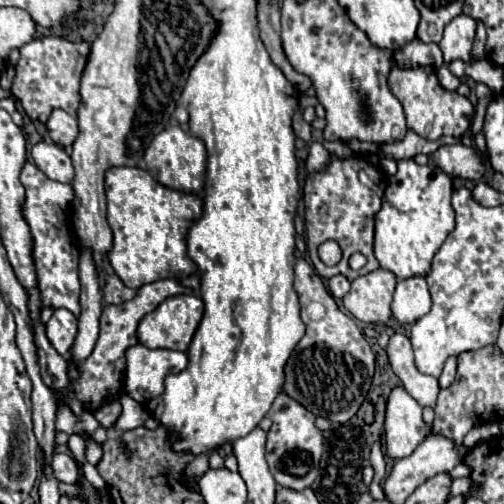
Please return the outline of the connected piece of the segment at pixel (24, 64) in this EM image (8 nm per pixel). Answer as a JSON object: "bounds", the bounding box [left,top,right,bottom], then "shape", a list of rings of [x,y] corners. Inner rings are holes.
{"bounds":[11,36,87,124],"shape":[[[43,36],[21,46],[21,58],[15,64],[11,92],[17,100],[21,100],[21,106],[31,120],[39,120],[41,124],[45,124],[55,108],[61,108],[71,116],[77,114],[81,102],[79,84],[87,64],[87,54],[87,42],[71,42],[59,36]]]}

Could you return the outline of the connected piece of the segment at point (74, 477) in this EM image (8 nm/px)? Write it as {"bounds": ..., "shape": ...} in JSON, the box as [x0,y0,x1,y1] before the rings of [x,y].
{"bounds":[53,454,79,484],"shape":[[[55,454],[53,456],[53,472],[57,476],[59,482],[65,482],[65,484],[75,484],[79,480],[79,466],[77,462],[67,456],[67,454]]]}

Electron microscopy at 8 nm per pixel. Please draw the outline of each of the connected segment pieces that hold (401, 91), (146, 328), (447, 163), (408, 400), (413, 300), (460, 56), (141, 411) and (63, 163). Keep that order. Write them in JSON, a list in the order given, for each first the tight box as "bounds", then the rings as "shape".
[{"bounds":[389,66,473,140],"shape":[[[431,66],[415,68],[415,70],[393,68],[389,72],[389,90],[401,102],[407,116],[407,126],[423,138],[435,136],[431,140],[437,140],[441,138],[441,134],[455,134],[455,130],[467,130],[471,126],[473,104],[465,96],[441,88],[435,68]]]},{"bounds":[137,294,203,352],"shape":[[[183,294],[175,298],[167,298],[155,312],[149,312],[137,328],[137,338],[147,348],[167,348],[167,350],[181,350],[185,352],[191,344],[191,338],[203,318],[203,300],[195,294]]]},{"bounds":[431,144,485,180],"shape":[[[463,144],[441,146],[437,152],[431,154],[431,158],[449,176],[481,180],[485,174],[485,164],[481,154],[475,148],[467,148]]]},{"bounds":[385,388,427,460],"shape":[[[393,388],[385,416],[385,446],[391,460],[411,456],[415,446],[427,436],[421,420],[421,406],[403,390]]]},{"bounds":[391,276,431,324],"shape":[[[415,276],[411,280],[399,280],[391,304],[393,318],[399,324],[415,324],[431,310],[431,296],[425,278]]]},{"bounds":[439,14,477,64],"shape":[[[459,14],[455,20],[451,20],[451,24],[447,24],[445,36],[439,42],[439,48],[441,48],[447,64],[453,60],[469,62],[469,58],[471,58],[469,52],[473,48],[473,38],[475,38],[475,28],[477,28],[477,22],[467,14]]]},{"bounds":[113,396,147,430],"shape":[[[123,396],[121,404],[123,404],[123,412],[121,412],[117,424],[113,426],[113,430],[135,430],[145,424],[147,412],[139,402],[135,402],[131,396]]]},{"bounds":[31,142,75,184],"shape":[[[39,142],[39,144],[33,146],[31,156],[33,156],[37,168],[43,174],[47,174],[51,180],[57,180],[57,182],[63,182],[63,184],[69,184],[73,180],[75,172],[73,172],[71,158],[57,144]]]}]

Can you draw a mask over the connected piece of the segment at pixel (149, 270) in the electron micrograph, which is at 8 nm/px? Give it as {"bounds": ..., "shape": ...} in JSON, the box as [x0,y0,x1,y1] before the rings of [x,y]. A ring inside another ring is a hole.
{"bounds":[105,168,203,288],"shape":[[[109,168],[105,176],[107,192],[107,220],[113,230],[113,250],[109,252],[109,262],[115,274],[129,288],[141,288],[157,280],[185,280],[197,272],[197,264],[187,256],[187,232],[203,214],[203,200],[197,194],[177,192],[159,184],[147,170],[141,168]]]}

